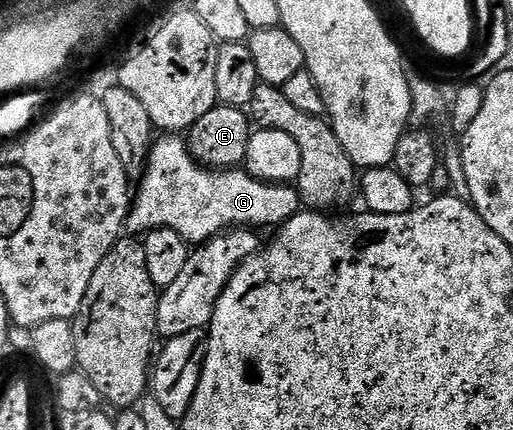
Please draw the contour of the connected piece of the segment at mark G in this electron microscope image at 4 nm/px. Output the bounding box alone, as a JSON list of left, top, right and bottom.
[128,134,303,246]

